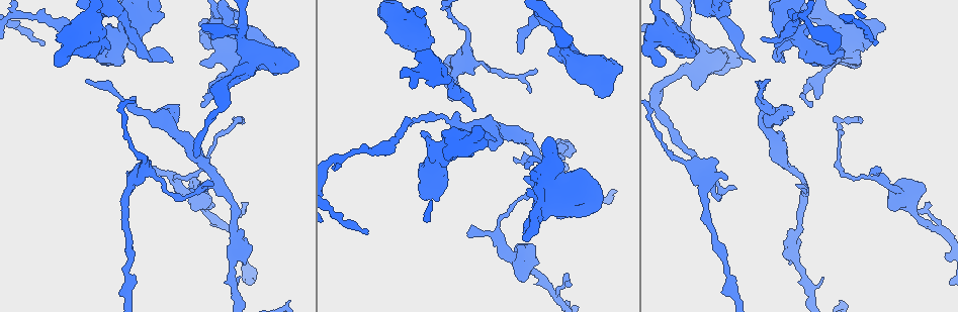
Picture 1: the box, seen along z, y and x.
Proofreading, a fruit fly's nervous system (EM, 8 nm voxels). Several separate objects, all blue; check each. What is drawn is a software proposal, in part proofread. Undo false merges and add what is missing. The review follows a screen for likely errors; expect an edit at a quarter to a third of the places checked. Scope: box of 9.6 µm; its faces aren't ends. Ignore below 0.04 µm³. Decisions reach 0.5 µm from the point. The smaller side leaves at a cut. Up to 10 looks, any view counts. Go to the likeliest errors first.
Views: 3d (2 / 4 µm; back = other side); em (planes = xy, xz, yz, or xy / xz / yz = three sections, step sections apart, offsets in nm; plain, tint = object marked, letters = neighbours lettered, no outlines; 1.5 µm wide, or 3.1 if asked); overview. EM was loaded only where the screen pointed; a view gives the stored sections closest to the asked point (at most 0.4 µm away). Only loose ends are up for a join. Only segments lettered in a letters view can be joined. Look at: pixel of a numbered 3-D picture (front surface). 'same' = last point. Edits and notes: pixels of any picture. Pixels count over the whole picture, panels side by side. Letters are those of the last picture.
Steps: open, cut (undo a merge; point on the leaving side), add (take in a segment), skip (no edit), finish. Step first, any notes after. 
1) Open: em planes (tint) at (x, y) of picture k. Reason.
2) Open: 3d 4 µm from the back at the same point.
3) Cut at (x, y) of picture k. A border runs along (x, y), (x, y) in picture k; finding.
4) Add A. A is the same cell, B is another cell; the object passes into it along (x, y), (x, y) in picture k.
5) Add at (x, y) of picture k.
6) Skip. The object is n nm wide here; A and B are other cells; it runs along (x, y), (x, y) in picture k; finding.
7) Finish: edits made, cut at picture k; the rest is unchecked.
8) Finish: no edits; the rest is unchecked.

Open: 3d 4 µm at (151, 60) of picture 1. Branch stops here.

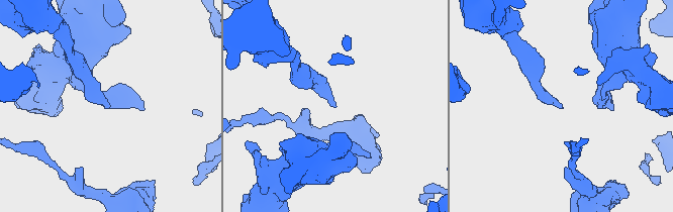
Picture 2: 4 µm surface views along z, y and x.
Open: em xz step 4 (letters) at (333, 106) of picture 2.

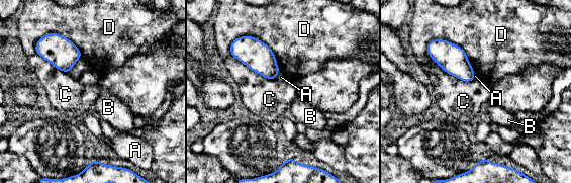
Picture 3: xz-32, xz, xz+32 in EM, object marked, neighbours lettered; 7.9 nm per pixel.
Open: em planes (letters) at the same point. Another direction.

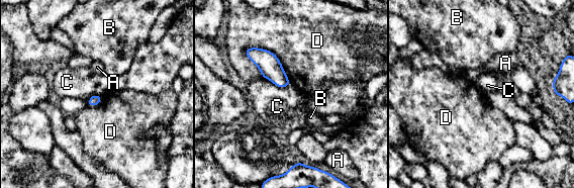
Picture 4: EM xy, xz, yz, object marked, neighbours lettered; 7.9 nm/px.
Skip. A, B, C and D are other cells; a border runs along (270, 80), (280, 87), (290, 84) in picture 4; no lettered segment goes on from it.

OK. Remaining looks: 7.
Open: 3d 4 µm from the back at (864, 49) of picture 1. An open end.

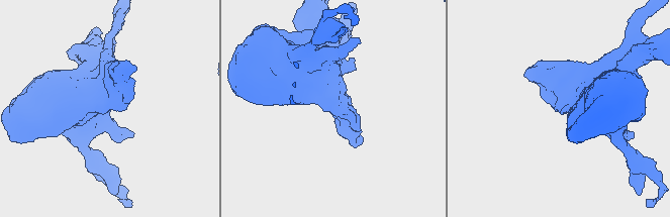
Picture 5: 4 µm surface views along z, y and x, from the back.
Open: em xy step 4 (letters) at (325, 110) of picture 5. Need the tissue.

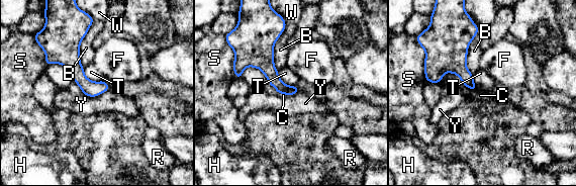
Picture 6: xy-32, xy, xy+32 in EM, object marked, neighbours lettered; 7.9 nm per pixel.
Open: em planes (letters) at the same point. Cut it another way.

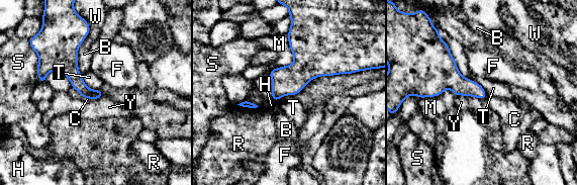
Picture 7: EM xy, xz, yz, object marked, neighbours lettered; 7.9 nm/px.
Skip. B, C, F, H, M, R, S, T, W and Y are other cells; a border runs along (440, 37), (458, 71), (487, 95) in picture 7; no lettered segment goes on from it.

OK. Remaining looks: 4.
Open: 3d 4 µm at (411, 126) of picture 1. Thin end.

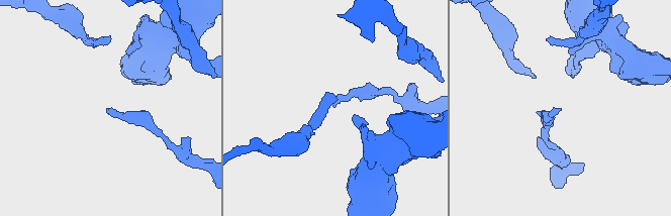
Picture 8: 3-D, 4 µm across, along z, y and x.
Open: em planes (letters) at (333, 106) of picture 8. Now the EM.

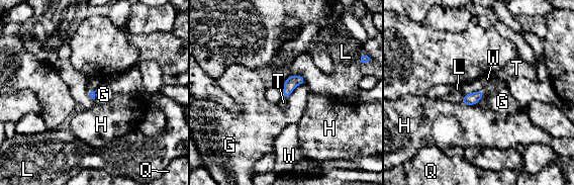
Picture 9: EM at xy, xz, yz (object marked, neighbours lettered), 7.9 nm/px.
Add T. T is the same cell, G, H, L, Q and W are other cells; the object passes into it along (469, 99), (482, 92), (500, 77) in picture 9; it goes on there.

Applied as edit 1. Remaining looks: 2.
Open: em planes (letters) at (468, 33) of picture 1. Sudden change in width.

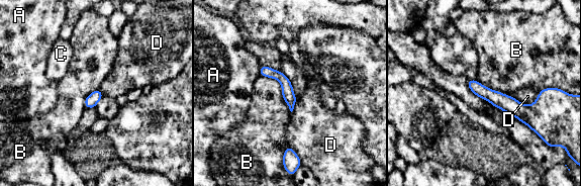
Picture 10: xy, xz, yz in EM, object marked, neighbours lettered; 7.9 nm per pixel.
Skip. A, B, C and D are other cells; it runs along (470, 82), (517, 109), (545, 97) in picture 10; all the same neuron.

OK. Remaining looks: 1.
Finish: edits made, add at picture 9; the rest is unchecked.

